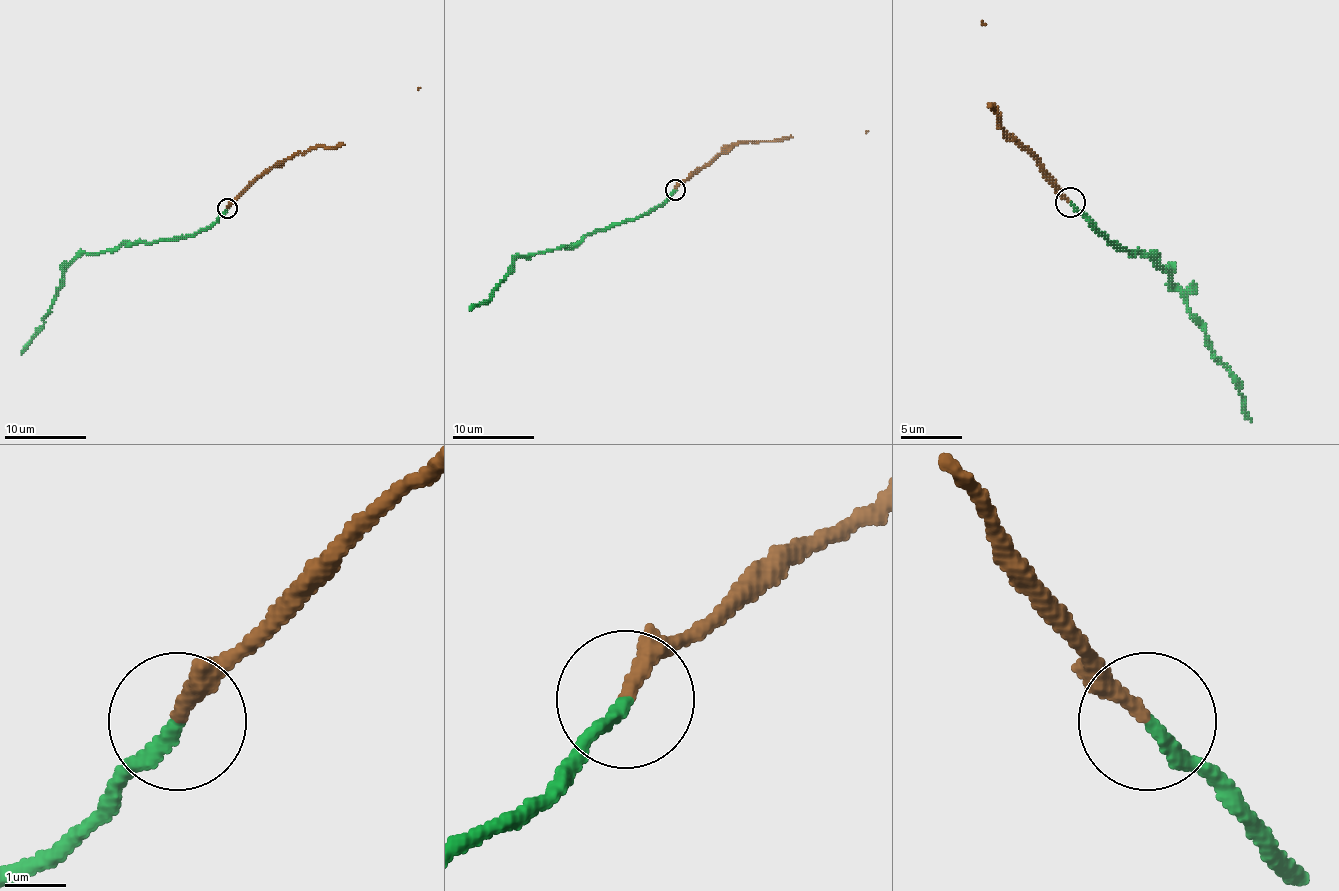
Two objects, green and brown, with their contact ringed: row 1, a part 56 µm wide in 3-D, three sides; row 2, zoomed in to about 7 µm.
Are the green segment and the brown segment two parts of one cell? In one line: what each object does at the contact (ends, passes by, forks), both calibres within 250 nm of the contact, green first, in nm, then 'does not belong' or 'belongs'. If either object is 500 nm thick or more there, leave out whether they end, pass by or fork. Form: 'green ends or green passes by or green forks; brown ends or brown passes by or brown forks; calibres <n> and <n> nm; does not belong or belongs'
green ends; brown ends; calibres 240 and 240 nm; does not belong

